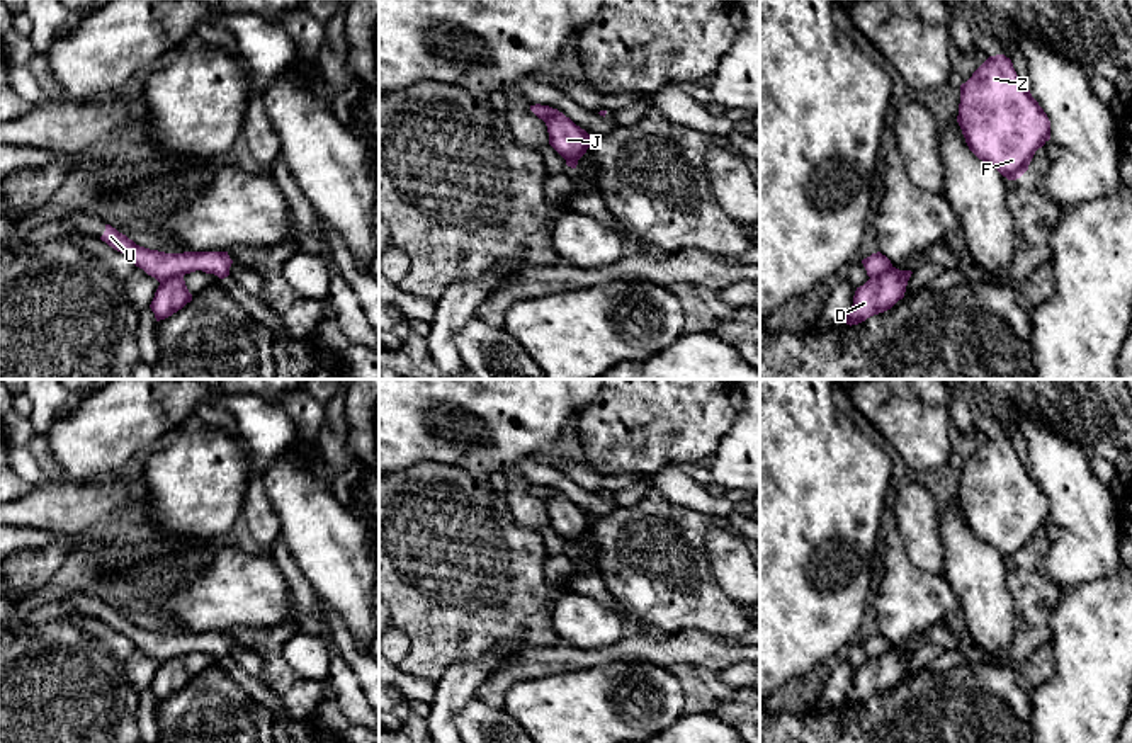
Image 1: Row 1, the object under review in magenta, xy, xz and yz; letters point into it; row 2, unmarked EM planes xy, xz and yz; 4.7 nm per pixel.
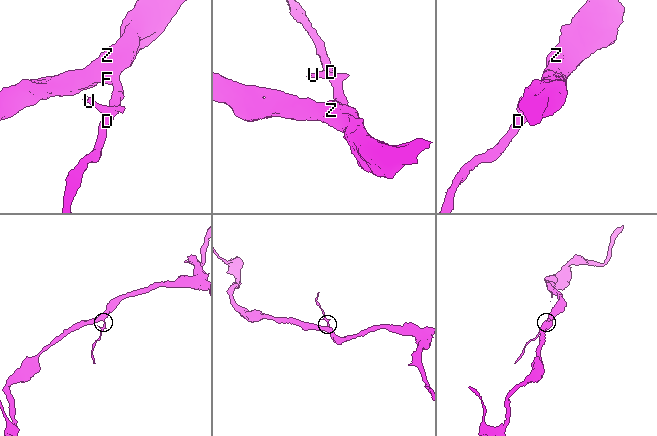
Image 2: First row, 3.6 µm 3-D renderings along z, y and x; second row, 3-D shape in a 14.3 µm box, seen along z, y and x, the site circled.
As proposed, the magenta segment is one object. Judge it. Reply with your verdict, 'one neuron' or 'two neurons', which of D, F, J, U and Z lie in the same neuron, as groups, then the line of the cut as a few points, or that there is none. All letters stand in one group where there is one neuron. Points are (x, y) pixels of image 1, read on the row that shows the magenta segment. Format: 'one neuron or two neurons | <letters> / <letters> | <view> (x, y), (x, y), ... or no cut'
two neurons | D F J Z / U | xy (182, 274), (170, 276), (160, 283)

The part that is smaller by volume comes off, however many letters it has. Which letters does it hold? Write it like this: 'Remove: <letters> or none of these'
Remove: U

